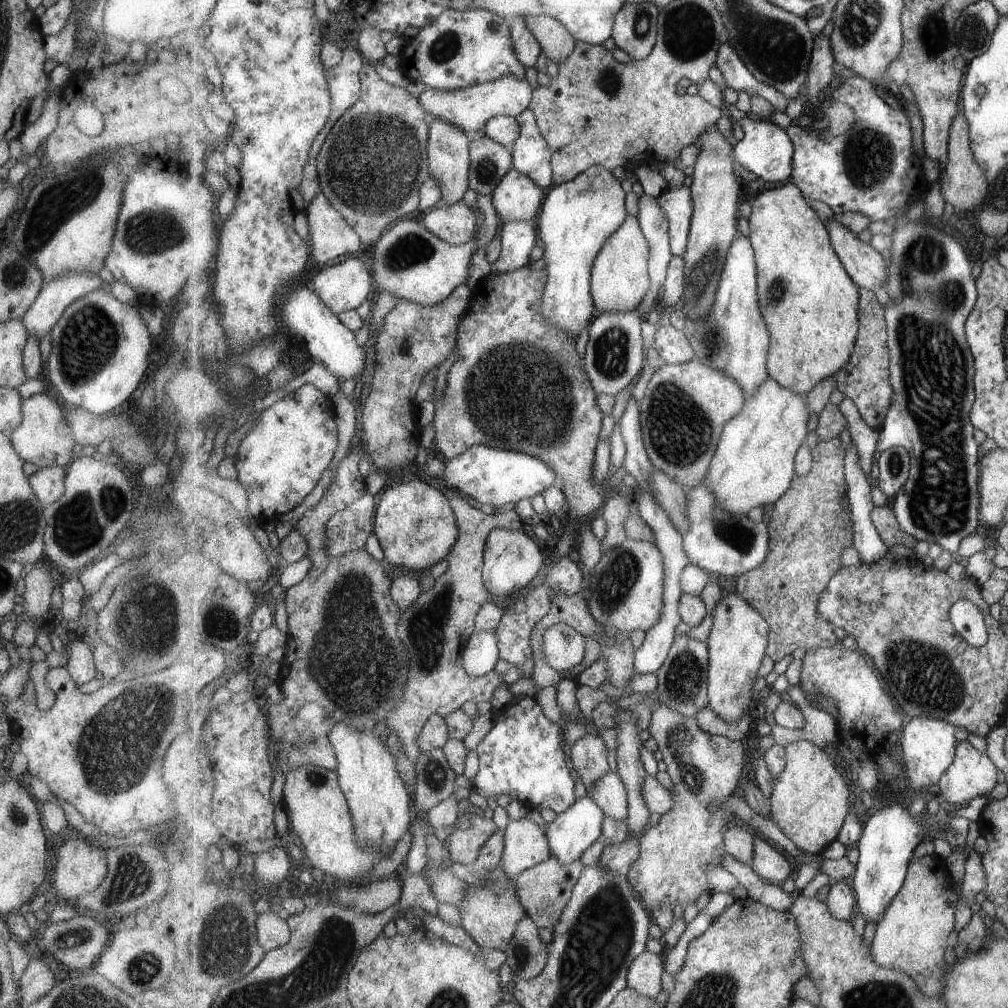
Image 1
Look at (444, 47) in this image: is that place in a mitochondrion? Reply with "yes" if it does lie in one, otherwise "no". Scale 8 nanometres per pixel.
yes

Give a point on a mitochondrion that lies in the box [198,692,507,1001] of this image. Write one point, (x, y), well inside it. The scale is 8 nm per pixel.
(229, 947)

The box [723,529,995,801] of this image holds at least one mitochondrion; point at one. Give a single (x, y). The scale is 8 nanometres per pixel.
(914, 669)

